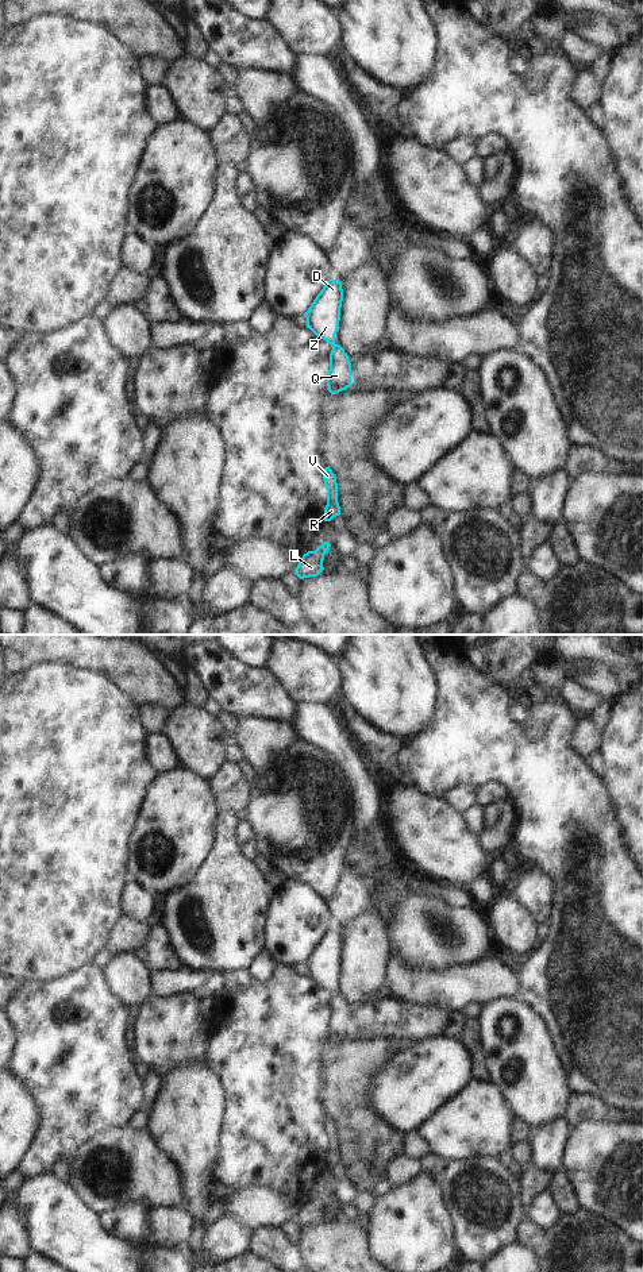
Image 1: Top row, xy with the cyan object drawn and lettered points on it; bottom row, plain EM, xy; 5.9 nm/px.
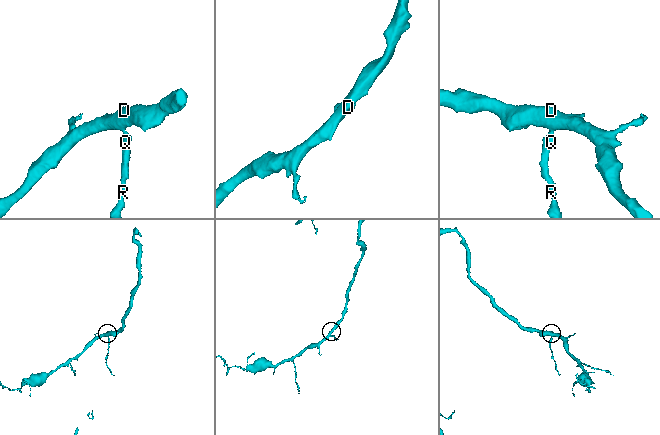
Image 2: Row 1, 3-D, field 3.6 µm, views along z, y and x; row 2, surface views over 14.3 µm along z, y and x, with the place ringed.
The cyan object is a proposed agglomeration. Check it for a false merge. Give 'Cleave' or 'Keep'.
Keep

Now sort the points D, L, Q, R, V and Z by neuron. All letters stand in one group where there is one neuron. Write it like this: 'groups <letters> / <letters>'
groups D L Q R V Z

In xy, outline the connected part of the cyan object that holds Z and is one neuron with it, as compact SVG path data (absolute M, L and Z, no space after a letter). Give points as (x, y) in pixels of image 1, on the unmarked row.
M328 928L305 960L307 976L332 994L327 1038L336 1042L351 1034L351 1011L344 998L335 991L339 979L343 937L339 928Z

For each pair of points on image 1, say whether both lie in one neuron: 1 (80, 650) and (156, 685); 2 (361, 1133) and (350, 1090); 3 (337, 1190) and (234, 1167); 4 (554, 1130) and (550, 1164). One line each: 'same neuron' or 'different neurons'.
1: same neuron
2: same neuron
3: different neurons
4: same neuron

